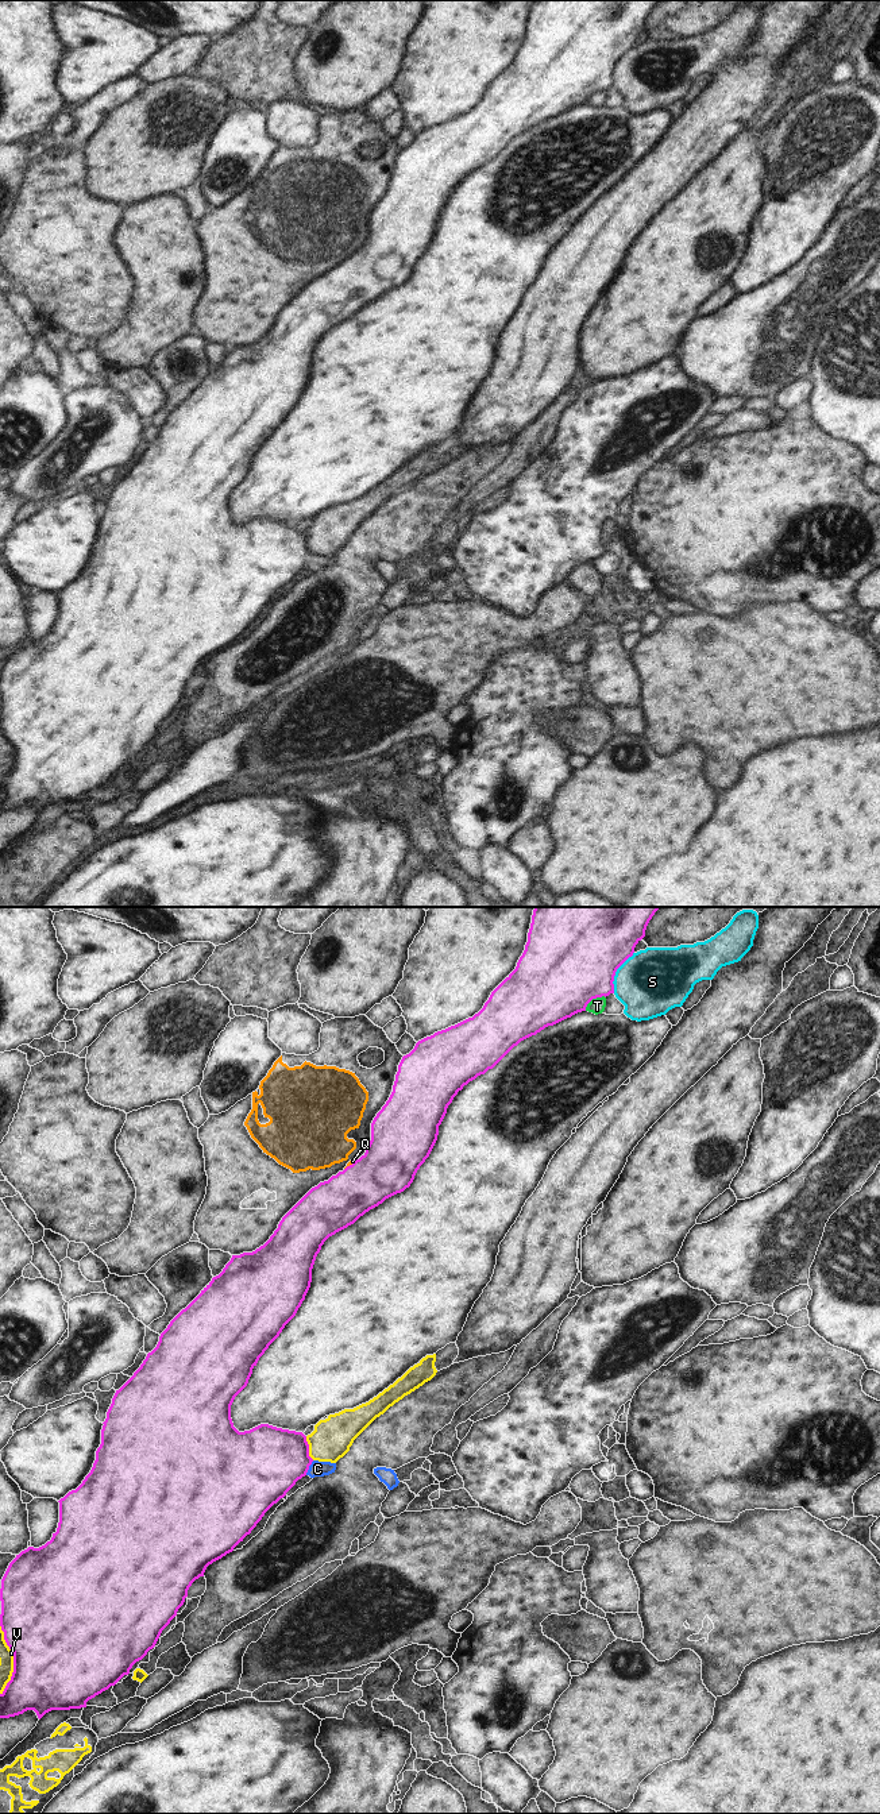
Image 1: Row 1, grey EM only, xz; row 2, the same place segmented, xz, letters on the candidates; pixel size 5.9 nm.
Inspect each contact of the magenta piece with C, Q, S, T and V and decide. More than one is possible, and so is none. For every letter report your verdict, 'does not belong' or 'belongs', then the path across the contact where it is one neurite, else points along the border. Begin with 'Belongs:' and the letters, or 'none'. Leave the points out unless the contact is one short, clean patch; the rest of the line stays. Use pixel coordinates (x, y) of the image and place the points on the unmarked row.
Belongs: C
C: belongs | across xz (266, 556), (300, 556), (308, 560), (317, 562)
Q: does not belong
S: does not belong
T: does not belong
V: does not belong

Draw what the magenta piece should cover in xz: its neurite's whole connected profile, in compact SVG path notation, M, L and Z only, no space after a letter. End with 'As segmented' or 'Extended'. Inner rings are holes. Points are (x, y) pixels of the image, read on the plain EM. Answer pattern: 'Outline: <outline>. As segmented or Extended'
Outline: M534 0L528 35L516 62L491 85L483 101L472 111L418 134L414 142L402 150L393 185L371 216L371 233L366 246L343 265L312 281L282 310L278 321L263 339L252 346L232 348L223 364L213 370L201 386L170 414L167 421L161 427L157 440L147 447L134 468L116 483L107 505L107 512L103 516L101 537L96 544L96 553L90 566L76 583L69 584L58 594L59 615L57 625L53 626L51 633L45 638L39 641L28 640L16 648L1 672L0 719L7 738L13 745L13 765L0 787L0 811L9 811L27 803L34 803L40 813L51 803L86 800L89 792L115 779L124 768L130 767L136 754L142 753L155 740L162 723L184 698L192 676L204 669L209 657L232 645L251 626L265 606L283 591L298 572L305 568L314 571L335 566L336 556L319 555L309 549L309 537L302 525L282 522L269 517L260 517L250 524L239 525L231 512L231 498L235 490L247 479L252 462L269 439L279 429L285 418L296 409L305 393L312 375L312 362L321 339L329 329L354 317L366 305L410 279L417 263L429 250L437 233L439 219L447 207L448 198L464 178L493 162L521 134L536 128L548 119L586 104L587 97L593 92L614 86L613 74L617 62L633 49L636 38L645 30L647 19L659 1L661 0Z. Extended

